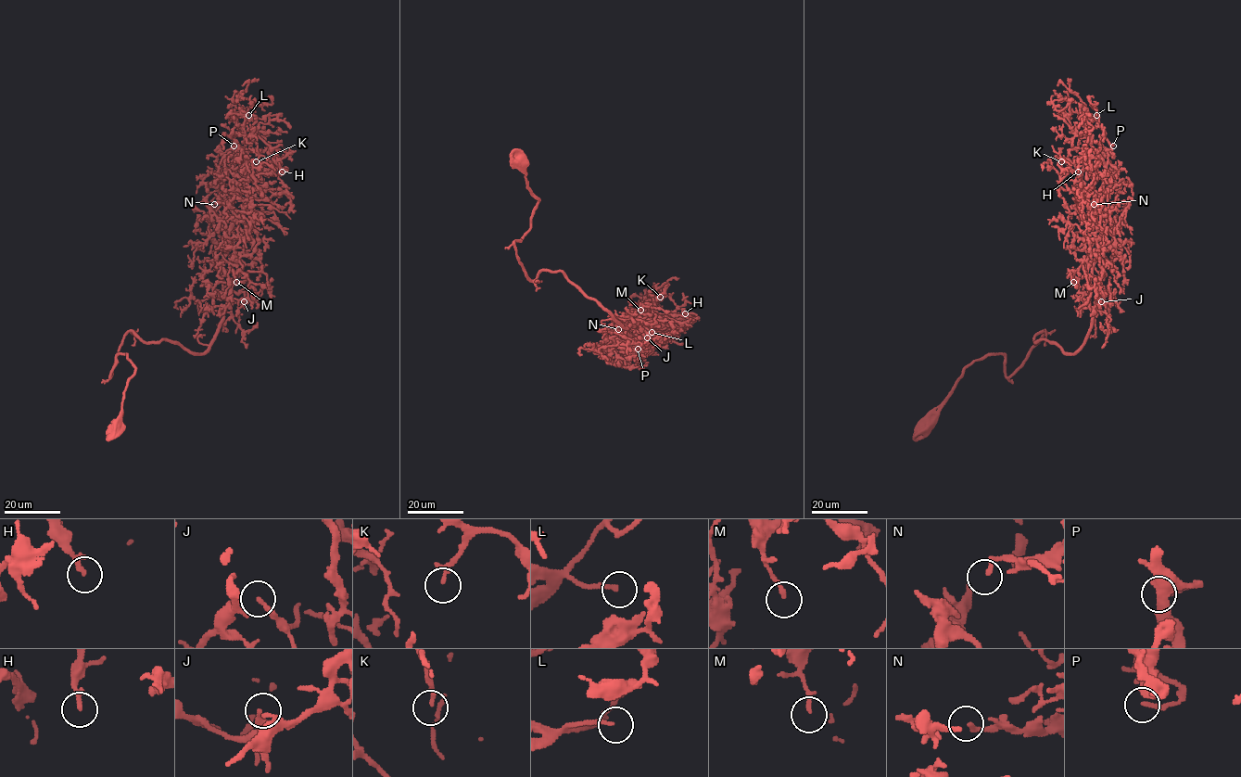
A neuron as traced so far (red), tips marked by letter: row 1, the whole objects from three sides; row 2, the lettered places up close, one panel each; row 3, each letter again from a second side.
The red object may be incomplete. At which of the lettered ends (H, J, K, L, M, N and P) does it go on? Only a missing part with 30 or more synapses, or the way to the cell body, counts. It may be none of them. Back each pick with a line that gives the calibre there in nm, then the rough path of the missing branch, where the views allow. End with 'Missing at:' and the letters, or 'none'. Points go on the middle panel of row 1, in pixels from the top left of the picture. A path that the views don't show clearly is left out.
L: 150 nm thick; missing branch runs (652, 332), (680, 331)
N: 180 nm thick
P: 200 nm thick; missing branch runs (638, 349), (623, 333), (631, 332)
Missing at: L, N, P

